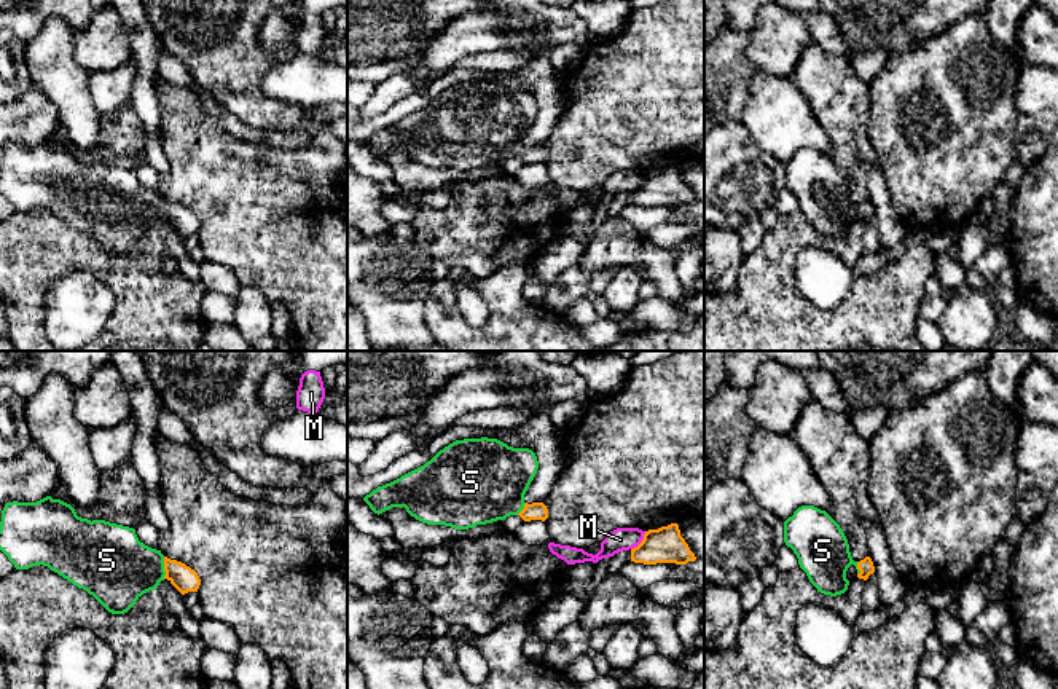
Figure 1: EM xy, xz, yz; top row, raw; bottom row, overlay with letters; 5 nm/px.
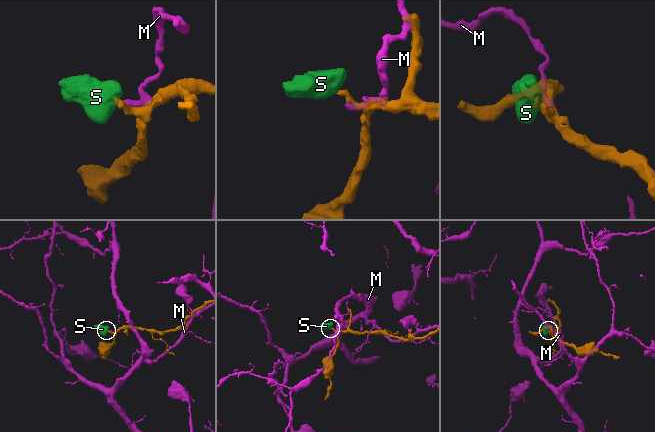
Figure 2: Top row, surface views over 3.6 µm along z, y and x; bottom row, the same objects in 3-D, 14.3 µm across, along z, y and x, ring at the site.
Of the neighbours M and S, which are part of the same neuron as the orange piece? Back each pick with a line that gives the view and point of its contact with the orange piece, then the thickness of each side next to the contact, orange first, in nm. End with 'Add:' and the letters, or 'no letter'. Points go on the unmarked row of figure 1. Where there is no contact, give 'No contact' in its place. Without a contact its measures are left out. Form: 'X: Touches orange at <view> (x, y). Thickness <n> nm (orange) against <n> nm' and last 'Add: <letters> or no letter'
S: Touches orange at xy (164, 211). Thickness 130 nm (orange) against 360 nm
Add: S

